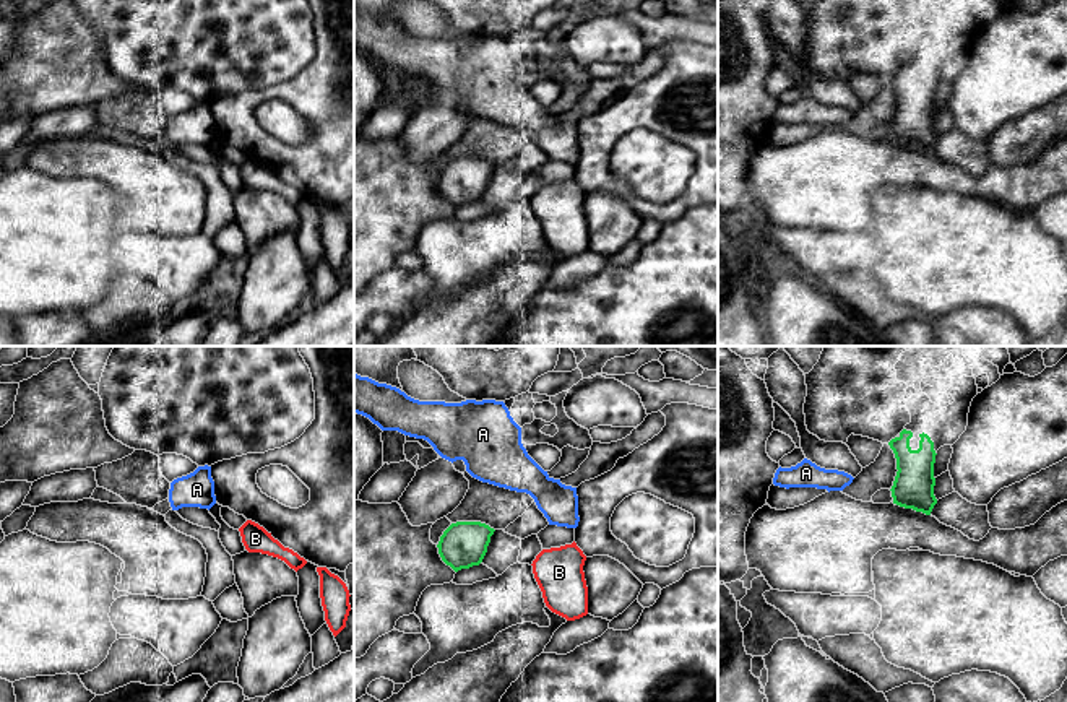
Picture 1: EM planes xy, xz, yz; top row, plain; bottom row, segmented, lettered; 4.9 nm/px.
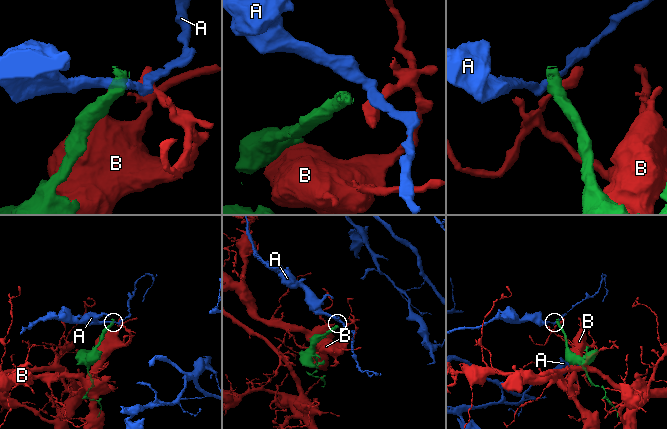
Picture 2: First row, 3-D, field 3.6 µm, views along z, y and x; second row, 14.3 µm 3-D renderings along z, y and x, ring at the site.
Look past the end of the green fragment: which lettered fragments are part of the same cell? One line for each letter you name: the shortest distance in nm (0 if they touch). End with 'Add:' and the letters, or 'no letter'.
Add: no letter

